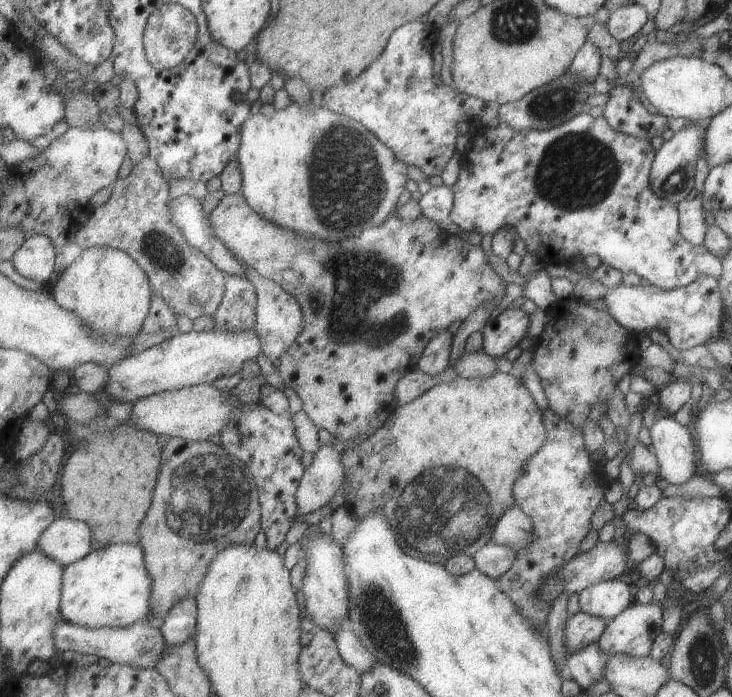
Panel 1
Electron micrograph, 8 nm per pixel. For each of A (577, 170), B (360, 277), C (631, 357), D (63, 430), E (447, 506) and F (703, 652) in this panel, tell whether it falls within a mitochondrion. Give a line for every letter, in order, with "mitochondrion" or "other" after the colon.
A: mitochondrion
B: mitochondrion
C: other
D: other
E: mitochondrion
F: mitochondrion

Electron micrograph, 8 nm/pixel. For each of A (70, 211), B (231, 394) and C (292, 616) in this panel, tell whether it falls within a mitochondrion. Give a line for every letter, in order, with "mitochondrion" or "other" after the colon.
A: mitochondrion
B: other
C: other

